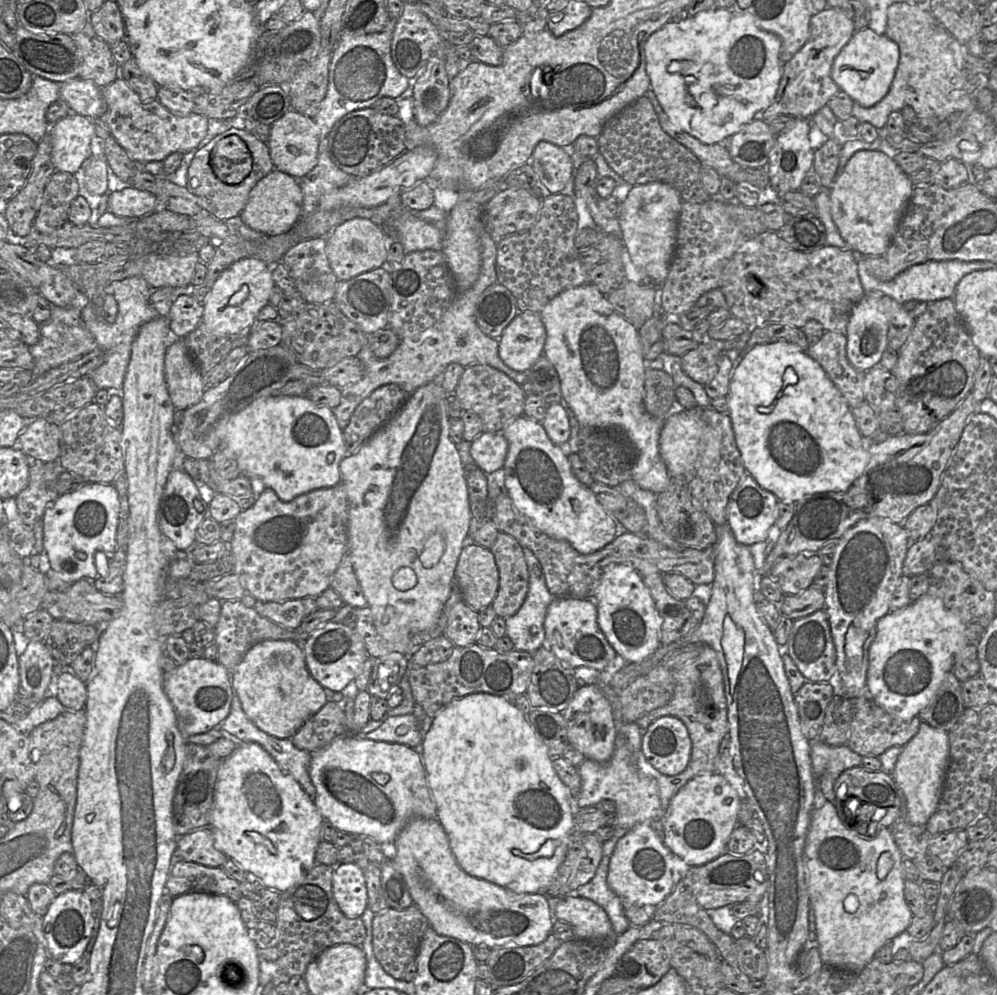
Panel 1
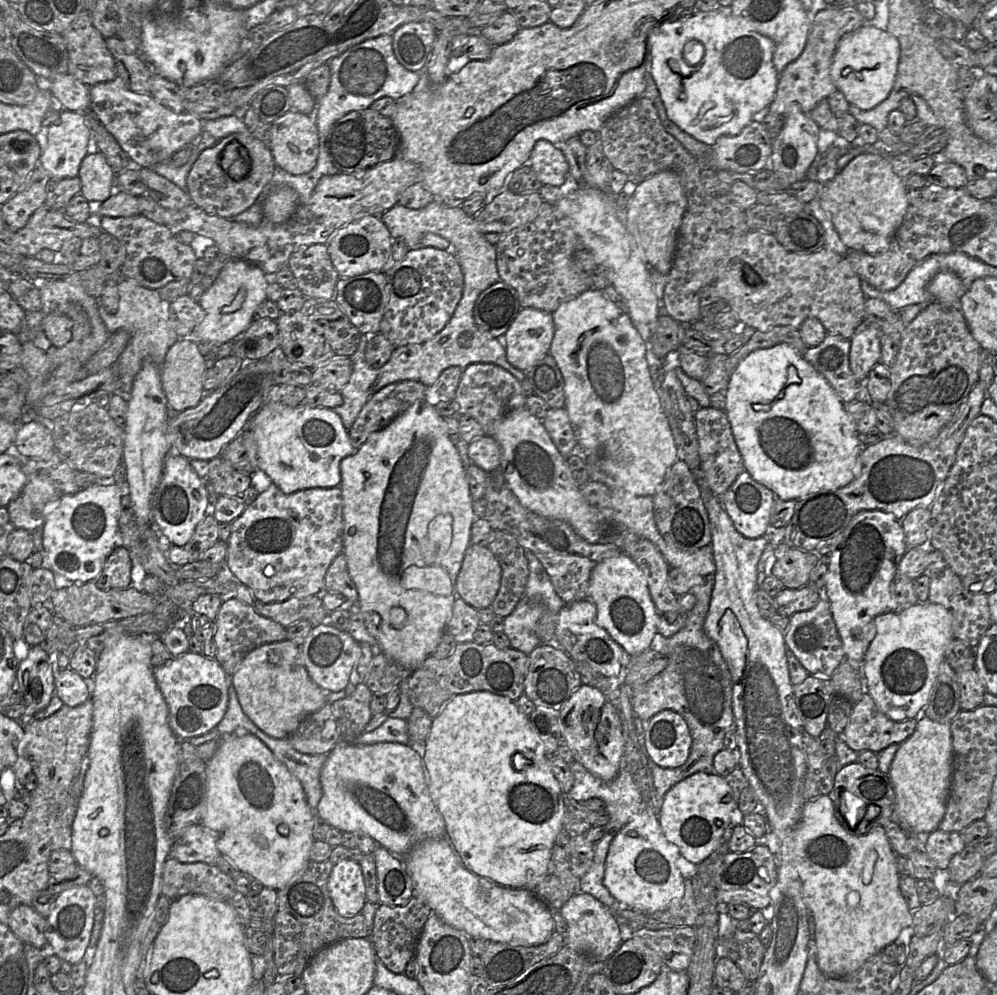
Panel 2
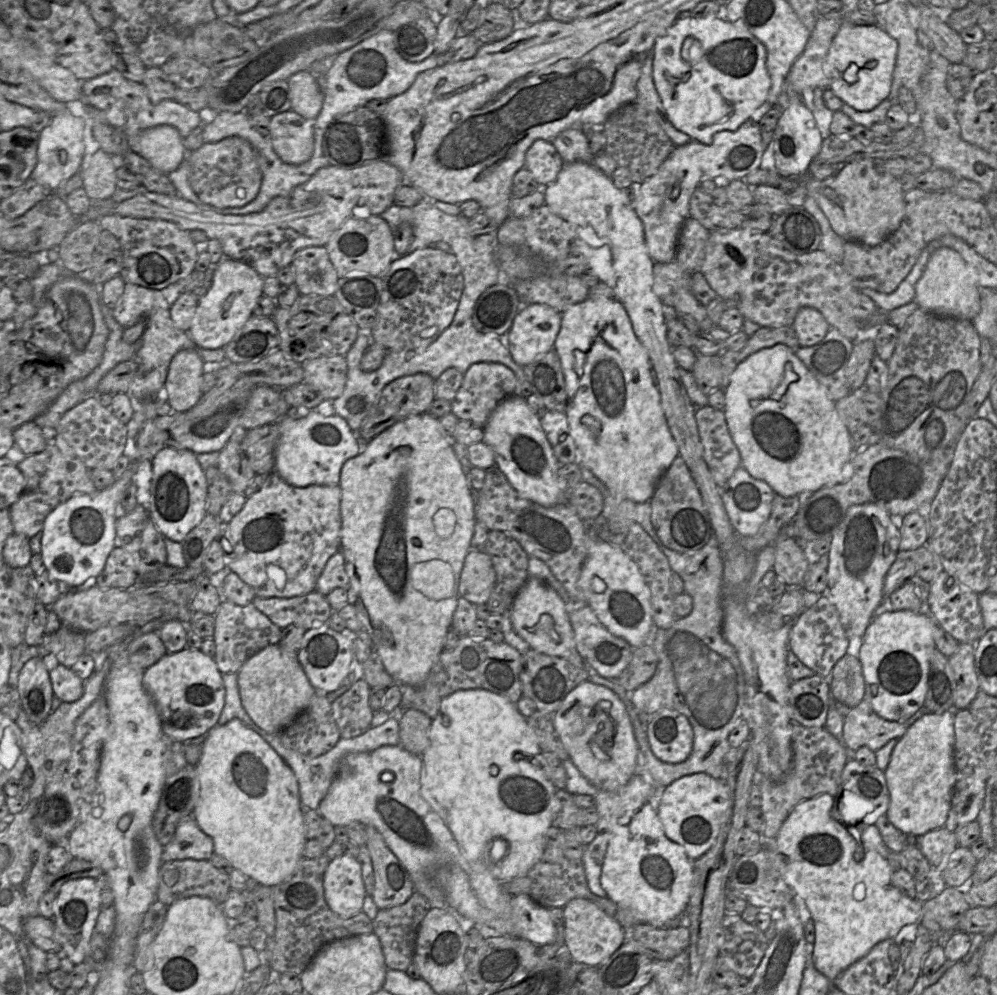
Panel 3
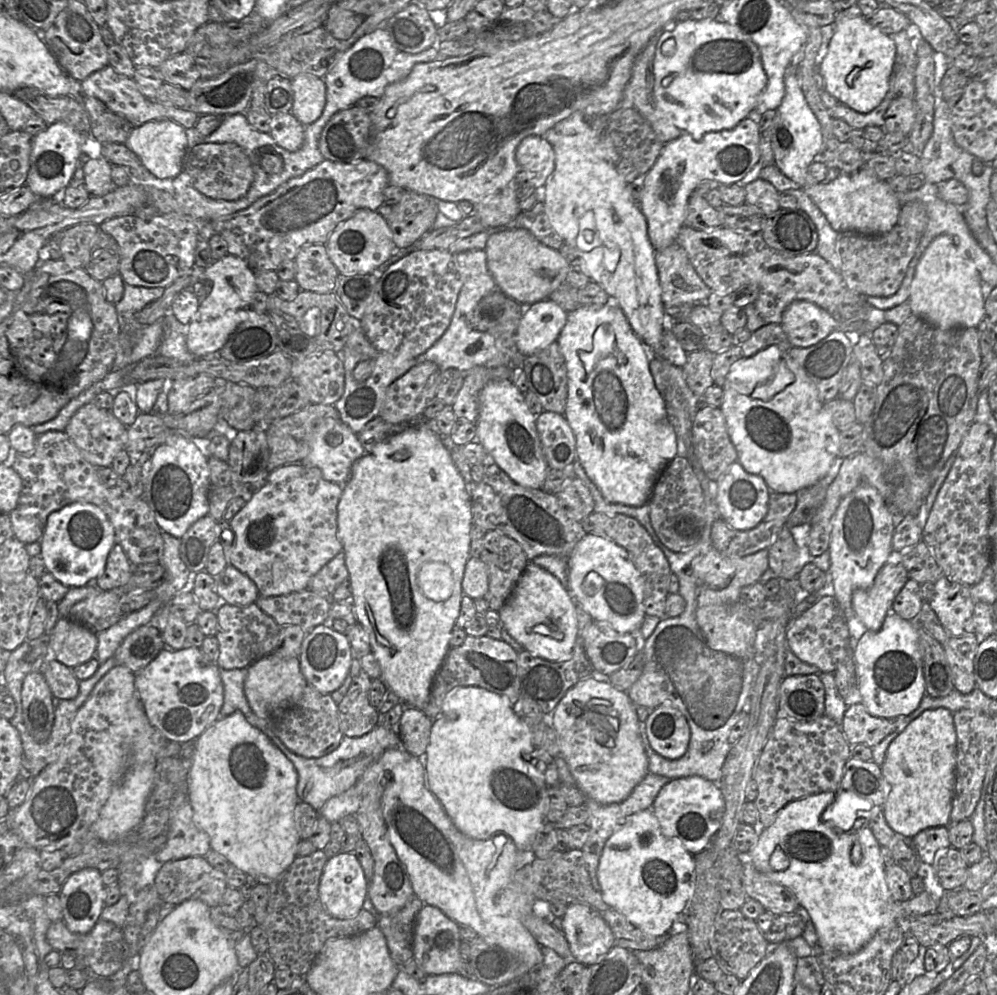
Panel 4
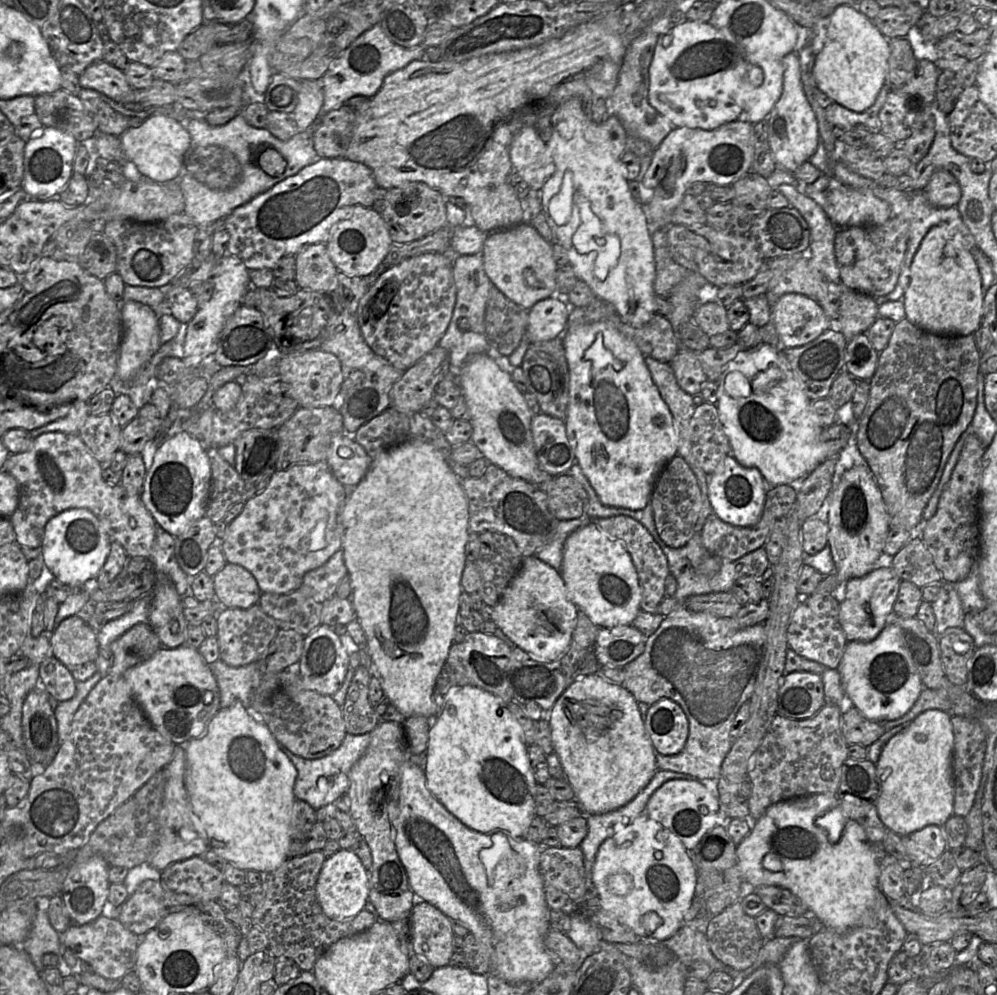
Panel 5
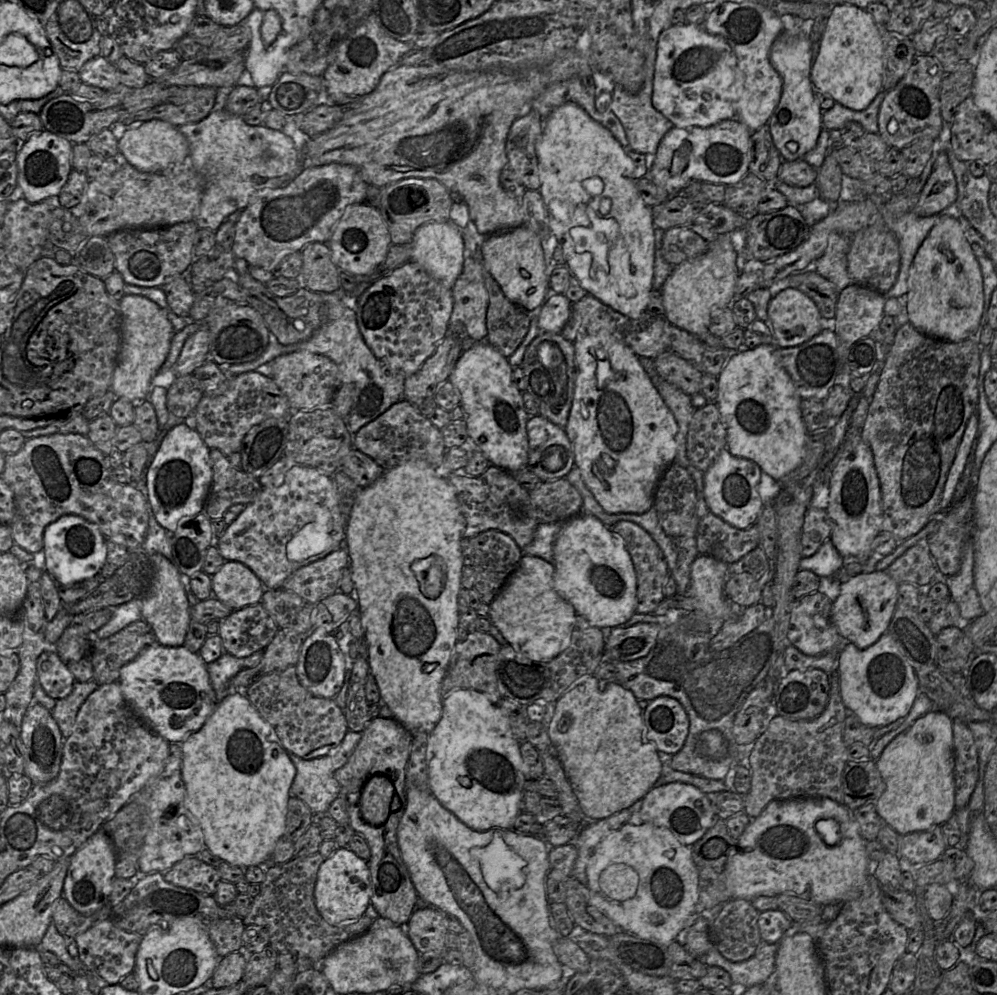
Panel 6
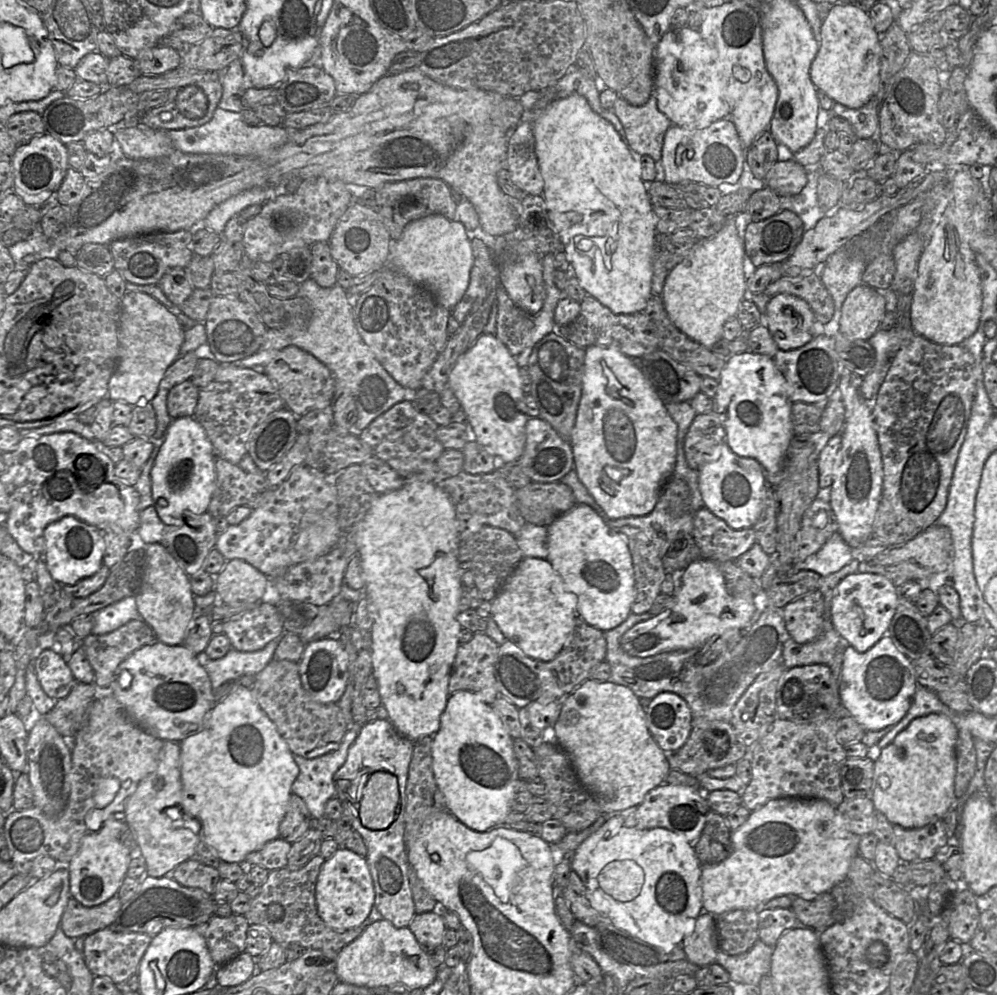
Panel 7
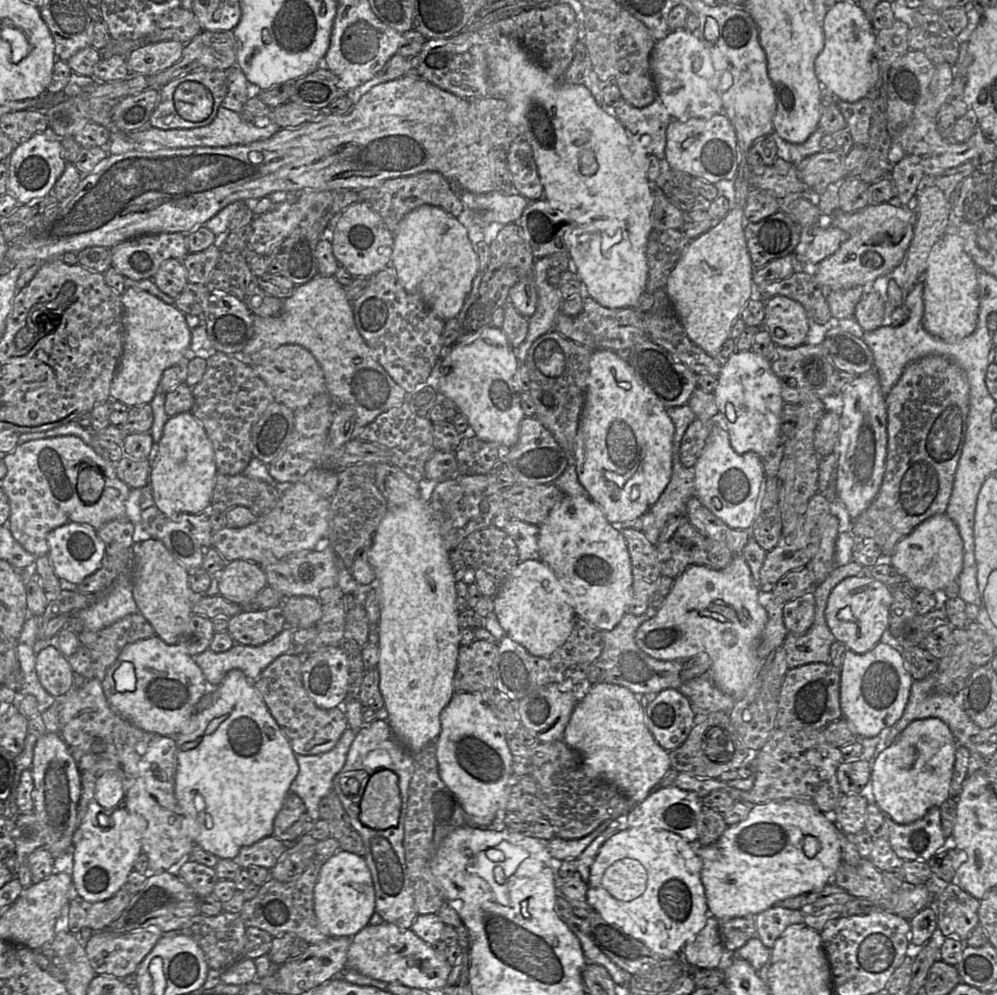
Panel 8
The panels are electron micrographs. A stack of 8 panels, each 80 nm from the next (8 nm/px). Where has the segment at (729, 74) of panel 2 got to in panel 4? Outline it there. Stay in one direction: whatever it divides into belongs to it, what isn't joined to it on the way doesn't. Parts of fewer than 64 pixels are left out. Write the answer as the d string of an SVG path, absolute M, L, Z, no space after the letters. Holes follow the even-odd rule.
M688 19L680 23L671 23L659 33L653 62L654 97L660 110L683 133L688 133L695 141L711 131L734 128L755 110L760 94L768 79L763 69L758 47L738 28L714 19ZM668 39L676 43L672 55L662 52L662 46Z

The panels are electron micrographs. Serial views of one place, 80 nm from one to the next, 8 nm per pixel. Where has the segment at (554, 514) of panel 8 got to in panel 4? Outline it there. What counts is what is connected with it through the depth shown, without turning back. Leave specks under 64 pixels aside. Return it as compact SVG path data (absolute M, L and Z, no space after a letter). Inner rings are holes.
M586 533L570 553L567 566L571 597L594 621L604 622L618 633L638 632L646 615L644 580L623 547L608 538ZM589 573L597 573L602 578L602 584L592 595L585 589L585 579Z

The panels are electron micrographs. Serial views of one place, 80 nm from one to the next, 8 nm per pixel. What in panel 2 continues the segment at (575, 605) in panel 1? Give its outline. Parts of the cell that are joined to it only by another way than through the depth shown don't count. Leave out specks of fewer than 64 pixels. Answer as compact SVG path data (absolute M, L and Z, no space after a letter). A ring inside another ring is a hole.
M583 599L566 603L556 615L555 638L558 647L575 662L587 663L605 677L618 676L621 672L622 647L608 632L596 623L597 608L591 600Z

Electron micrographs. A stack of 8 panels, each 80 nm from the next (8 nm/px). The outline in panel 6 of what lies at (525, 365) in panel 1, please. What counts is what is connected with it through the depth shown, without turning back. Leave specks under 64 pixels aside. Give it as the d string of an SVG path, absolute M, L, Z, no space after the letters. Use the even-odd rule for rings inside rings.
M550 293L545 302L532 313L538 316L541 333L561 333L571 315L572 303L563 294Z

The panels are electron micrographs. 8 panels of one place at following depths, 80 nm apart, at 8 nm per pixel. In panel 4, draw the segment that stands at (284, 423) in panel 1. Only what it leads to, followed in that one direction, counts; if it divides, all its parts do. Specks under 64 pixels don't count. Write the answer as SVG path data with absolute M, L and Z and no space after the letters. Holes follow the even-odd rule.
M340 419L325 420L311 432L310 452L301 463L320 469L325 480L343 486L353 463L364 454L357 434L345 423Z

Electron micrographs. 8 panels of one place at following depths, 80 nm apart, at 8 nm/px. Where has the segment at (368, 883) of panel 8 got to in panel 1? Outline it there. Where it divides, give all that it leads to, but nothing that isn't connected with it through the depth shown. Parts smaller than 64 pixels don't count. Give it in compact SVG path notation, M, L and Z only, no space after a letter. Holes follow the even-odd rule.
M355 862L334 867L332 892L341 912L350 919L361 917L368 907L364 871Z

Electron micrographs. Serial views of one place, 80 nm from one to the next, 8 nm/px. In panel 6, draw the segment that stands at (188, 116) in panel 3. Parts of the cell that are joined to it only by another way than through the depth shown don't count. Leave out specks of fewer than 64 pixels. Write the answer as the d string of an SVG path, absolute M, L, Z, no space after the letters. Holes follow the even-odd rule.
M98 55L88 60L78 71L82 83L109 91L120 85L120 78L114 64Z

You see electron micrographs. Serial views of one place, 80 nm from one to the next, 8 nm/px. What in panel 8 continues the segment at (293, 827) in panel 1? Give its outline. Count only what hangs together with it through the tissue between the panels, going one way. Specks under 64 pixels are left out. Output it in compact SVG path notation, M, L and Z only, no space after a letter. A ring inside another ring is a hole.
M239 669L230 670L218 685L217 699L214 703L199 713L192 713L187 728L183 729L183 731L175 737L175 742L177 744L177 769L174 791L180 808L188 813L198 824L198 835L195 839L195 845L200 846L205 851L212 853L218 858L234 859L242 847L252 845L264 837L273 835L274 819L281 810L286 795L290 792L290 785L298 774L299 765L289 741L270 714L261 696L256 691L253 681ZM214 718L220 719L220 724L215 731L208 734L208 724Z

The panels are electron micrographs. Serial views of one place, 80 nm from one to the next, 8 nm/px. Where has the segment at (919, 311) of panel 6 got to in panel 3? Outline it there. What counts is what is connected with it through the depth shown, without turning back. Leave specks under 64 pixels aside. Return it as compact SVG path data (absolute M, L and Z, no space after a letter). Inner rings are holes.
M941 247L932 253L917 281L913 302L921 309L941 317L972 321L980 312L980 288L977 272L960 254L951 248Z

